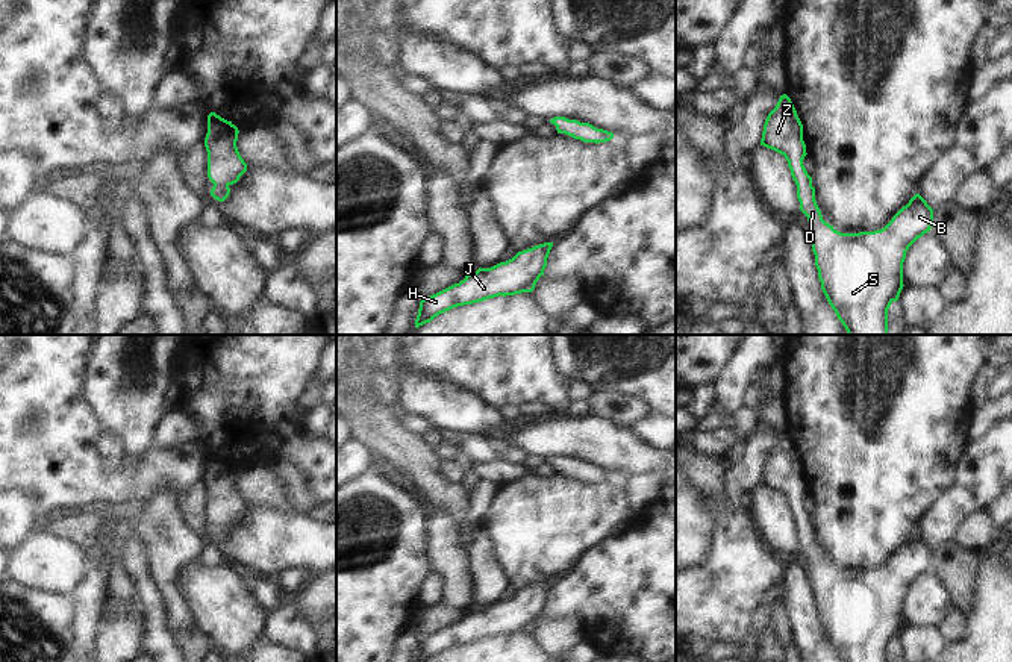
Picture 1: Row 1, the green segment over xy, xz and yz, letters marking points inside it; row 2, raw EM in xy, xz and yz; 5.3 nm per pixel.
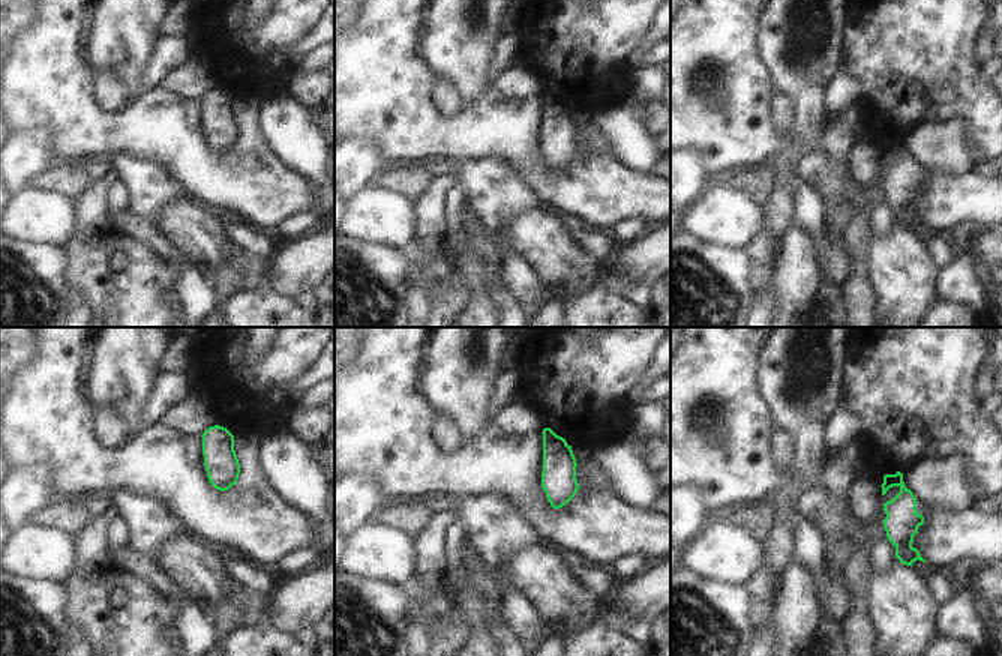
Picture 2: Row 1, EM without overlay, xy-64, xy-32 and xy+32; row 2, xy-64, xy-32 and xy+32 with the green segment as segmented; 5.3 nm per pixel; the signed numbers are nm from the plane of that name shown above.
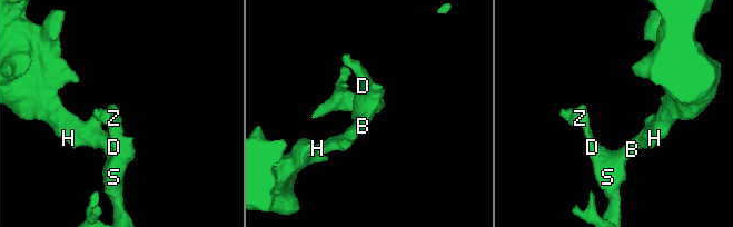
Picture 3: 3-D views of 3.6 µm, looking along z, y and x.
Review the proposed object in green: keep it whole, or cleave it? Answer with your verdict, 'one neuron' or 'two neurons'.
one neuron

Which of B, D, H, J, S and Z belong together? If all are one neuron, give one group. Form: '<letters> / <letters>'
B D H J S Z

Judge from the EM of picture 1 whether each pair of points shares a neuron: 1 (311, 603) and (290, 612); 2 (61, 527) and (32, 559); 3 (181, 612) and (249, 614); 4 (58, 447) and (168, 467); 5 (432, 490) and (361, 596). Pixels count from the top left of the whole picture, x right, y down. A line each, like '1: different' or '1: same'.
1: different
2: different
3: different
4: same
5: different

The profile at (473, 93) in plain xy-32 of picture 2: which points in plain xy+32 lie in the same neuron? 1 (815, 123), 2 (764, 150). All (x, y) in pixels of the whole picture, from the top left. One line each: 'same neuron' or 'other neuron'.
1: same neuron
2: other neuron

